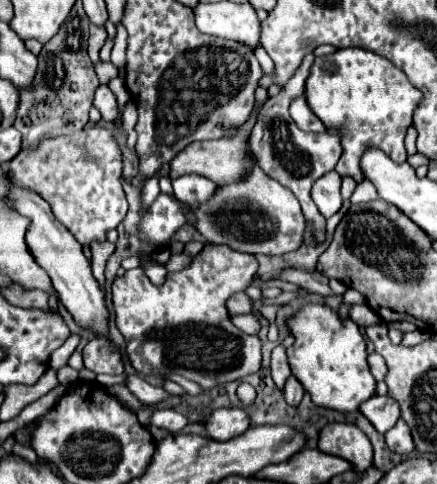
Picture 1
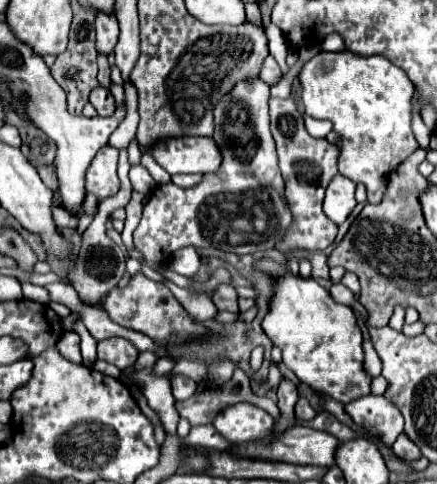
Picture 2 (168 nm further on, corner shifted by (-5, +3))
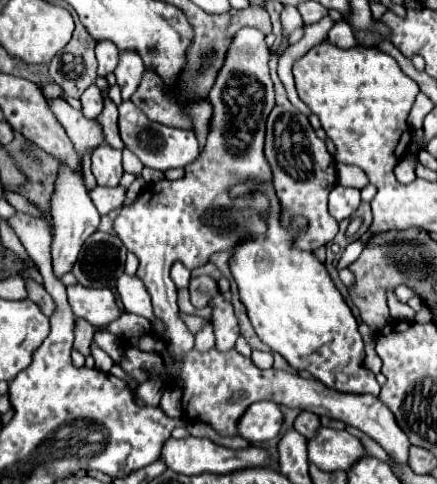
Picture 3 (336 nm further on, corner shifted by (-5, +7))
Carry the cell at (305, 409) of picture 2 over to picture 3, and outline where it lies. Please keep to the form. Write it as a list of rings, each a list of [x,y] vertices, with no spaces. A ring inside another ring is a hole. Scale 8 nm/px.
[[[301,411],[301,413],[297,415],[293,427],[295,427],[303,437],[309,439],[309,437],[313,437],[315,429],[319,427],[319,417],[317,417],[315,413],[311,413],[311,411]]]

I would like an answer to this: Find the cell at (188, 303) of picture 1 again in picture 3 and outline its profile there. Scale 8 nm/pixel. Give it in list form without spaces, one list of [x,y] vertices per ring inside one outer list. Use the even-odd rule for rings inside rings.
[[[69,285],[67,297],[73,313],[87,319],[93,327],[103,327],[121,317],[121,309],[115,303],[111,289],[89,289],[83,285]]]

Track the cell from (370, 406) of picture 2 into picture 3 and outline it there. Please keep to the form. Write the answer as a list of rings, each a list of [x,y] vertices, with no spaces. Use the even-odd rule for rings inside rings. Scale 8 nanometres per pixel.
[[[143,335],[139,339],[131,339],[125,343],[125,361],[121,361],[121,367],[137,379],[137,383],[143,383],[147,379],[147,371],[159,375],[163,381],[169,381],[169,375],[175,379],[181,377],[183,381],[183,411],[187,419],[209,423],[219,435],[237,435],[235,423],[245,409],[255,401],[275,401],[283,403],[287,407],[299,407],[321,415],[327,415],[331,419],[339,419],[345,425],[351,425],[365,435],[369,435],[373,441],[377,441],[395,461],[405,463],[407,461],[407,449],[409,439],[399,429],[391,409],[375,395],[349,395],[339,393],[333,389],[327,389],[323,383],[313,379],[303,379],[285,371],[275,369],[259,369],[251,363],[251,359],[245,359],[235,349],[221,353],[217,349],[211,349],[207,353],[191,351],[189,357],[183,361],[175,361],[163,339],[155,339],[151,335]]]

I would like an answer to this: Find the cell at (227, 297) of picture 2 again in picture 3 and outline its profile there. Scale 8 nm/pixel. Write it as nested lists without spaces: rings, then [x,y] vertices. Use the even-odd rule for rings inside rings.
[[[201,275],[191,279],[189,283],[189,293],[191,293],[191,303],[195,309],[203,309],[205,305],[209,305],[209,301],[219,295],[219,287],[217,281],[213,277]]]

